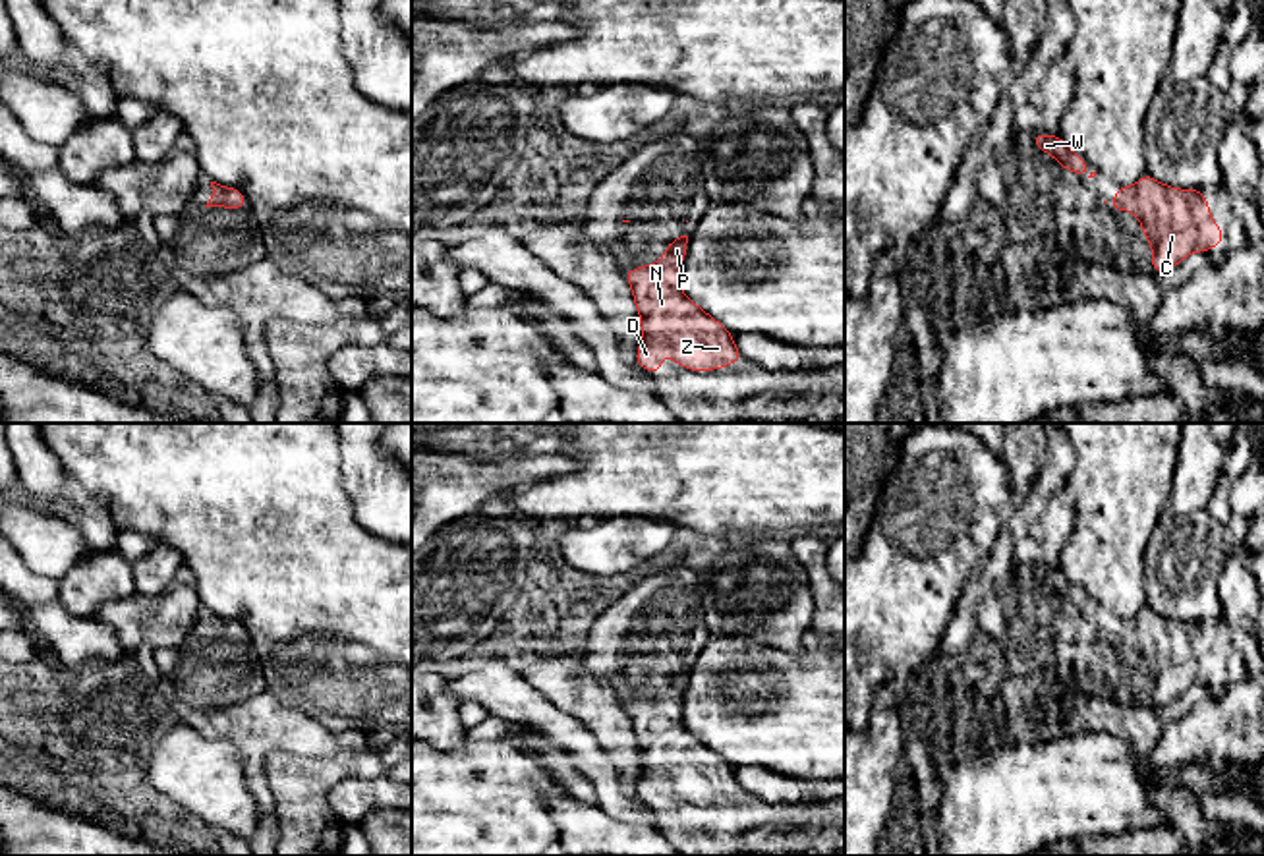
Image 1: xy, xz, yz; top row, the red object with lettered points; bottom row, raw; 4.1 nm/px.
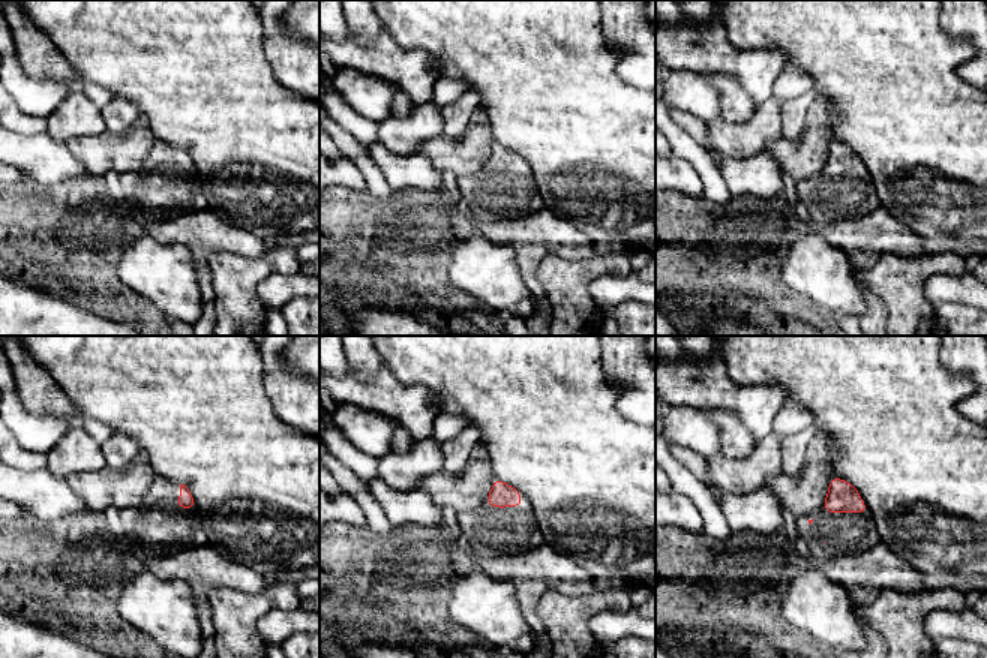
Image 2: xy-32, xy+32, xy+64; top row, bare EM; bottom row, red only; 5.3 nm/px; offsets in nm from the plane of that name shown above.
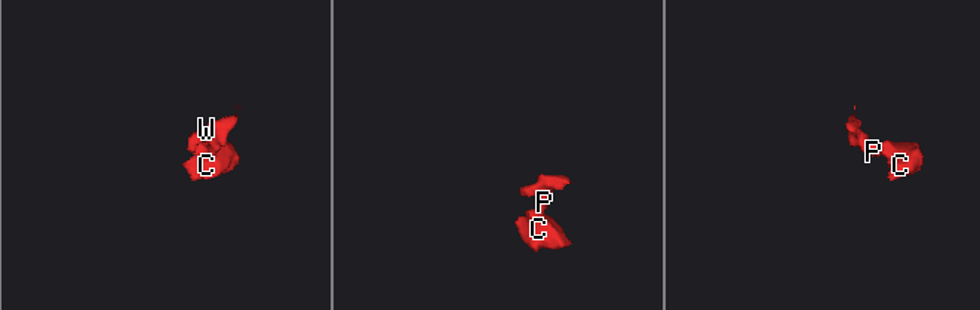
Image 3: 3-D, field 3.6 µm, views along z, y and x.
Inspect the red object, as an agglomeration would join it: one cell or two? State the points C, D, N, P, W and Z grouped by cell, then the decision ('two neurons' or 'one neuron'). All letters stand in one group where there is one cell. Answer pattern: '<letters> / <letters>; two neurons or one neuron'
C D N P W Z; one neuron

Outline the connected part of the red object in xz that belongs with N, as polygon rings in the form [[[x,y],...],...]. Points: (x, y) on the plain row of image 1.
[[[680,669],[667,676],[663,692],[657,698],[624,703],[642,752],[642,777],[636,783],[636,796],[653,808],[661,804],[663,786],[671,786],[676,798],[692,804],[715,804],[742,792],[733,767],[690,734],[675,711],[684,696],[686,676],[688,669]]]

